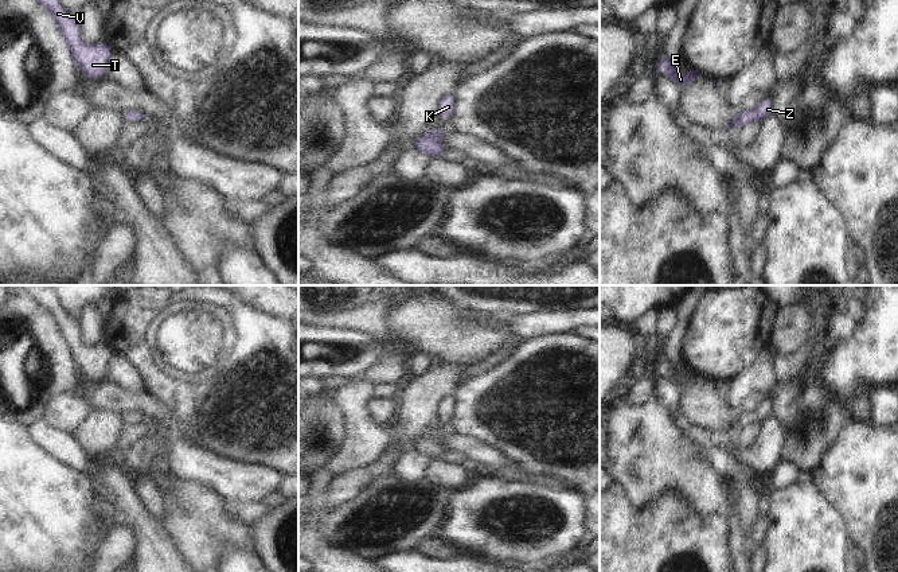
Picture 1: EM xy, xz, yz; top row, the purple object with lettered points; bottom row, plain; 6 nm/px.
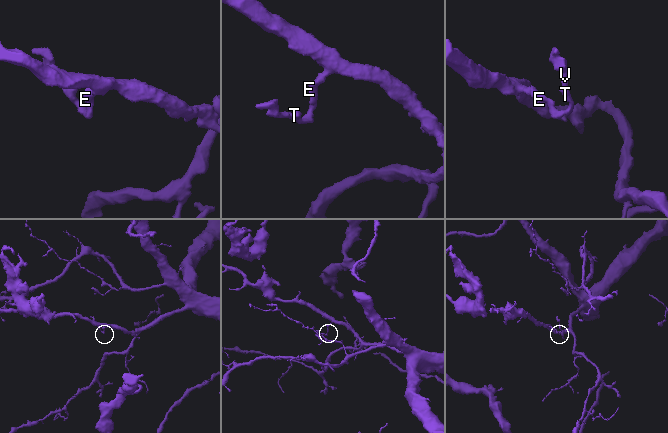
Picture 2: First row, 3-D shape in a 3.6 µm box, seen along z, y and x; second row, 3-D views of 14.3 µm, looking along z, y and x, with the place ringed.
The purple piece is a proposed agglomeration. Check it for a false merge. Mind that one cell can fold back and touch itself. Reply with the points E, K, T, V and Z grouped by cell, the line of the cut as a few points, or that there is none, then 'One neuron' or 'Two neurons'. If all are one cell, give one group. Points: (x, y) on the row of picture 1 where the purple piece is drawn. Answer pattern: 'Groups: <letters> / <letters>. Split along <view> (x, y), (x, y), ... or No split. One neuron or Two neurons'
Groups: E K T V Z. No split. One neuron

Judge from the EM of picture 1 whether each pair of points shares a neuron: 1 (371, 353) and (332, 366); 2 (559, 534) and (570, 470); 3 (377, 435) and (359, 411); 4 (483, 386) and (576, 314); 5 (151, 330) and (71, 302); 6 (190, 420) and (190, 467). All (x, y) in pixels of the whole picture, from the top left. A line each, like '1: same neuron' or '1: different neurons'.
1: same neuron
2: different neurons
3: same neuron
4: different neurons
5: different neurons
6: different neurons

